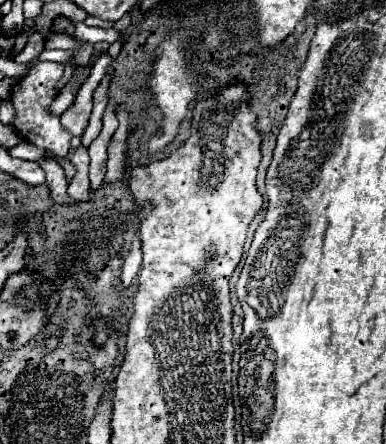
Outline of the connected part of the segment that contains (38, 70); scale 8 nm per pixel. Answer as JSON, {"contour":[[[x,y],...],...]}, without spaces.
{"contour":[[[38,62],[29,70],[29,74],[25,78],[21,78],[13,86],[13,92],[11,92],[11,102],[13,102],[13,108],[15,108],[15,116],[11,120],[11,126],[23,136],[25,142],[35,144],[35,146],[49,150],[53,154],[59,154],[59,156],[65,156],[69,152],[71,134],[61,128],[59,118],[49,112],[49,106],[57,96],[57,82],[63,76],[63,68],[65,66],[62,63]]]}

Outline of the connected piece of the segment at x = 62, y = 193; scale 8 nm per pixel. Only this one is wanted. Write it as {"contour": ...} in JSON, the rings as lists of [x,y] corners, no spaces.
{"contour":[[[45,158],[43,162],[39,162],[39,166],[45,170],[47,174],[47,184],[51,188],[51,198],[53,202],[57,204],[67,204],[67,202],[73,202],[69,196],[67,196],[67,178],[65,178],[65,170],[51,158]]]}

